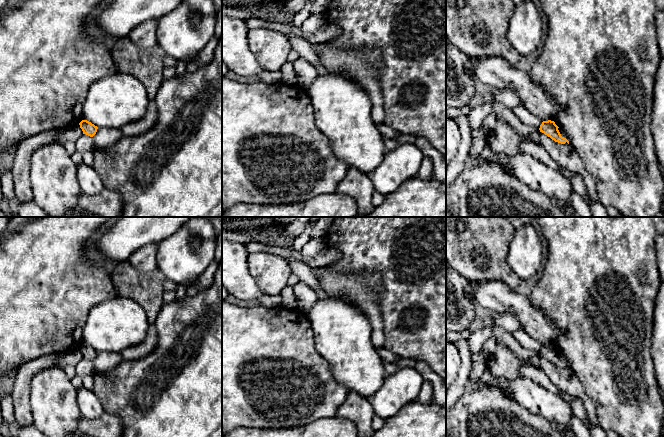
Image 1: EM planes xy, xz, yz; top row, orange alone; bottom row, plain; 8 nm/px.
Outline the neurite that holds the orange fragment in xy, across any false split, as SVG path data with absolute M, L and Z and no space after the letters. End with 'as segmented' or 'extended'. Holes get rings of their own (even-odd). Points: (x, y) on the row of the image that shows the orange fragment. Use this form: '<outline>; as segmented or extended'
M82 120L79 123L79 125L80 125L80 128L83 131L83 134L86 134L90 137L93 137L96 134L97 129L98 129L97 126L95 126L94 124L92 124L91 122L89 122L87 120Z; as segmented

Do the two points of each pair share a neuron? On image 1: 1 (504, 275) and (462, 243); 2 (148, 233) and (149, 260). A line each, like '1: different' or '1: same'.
1: same
2: different

